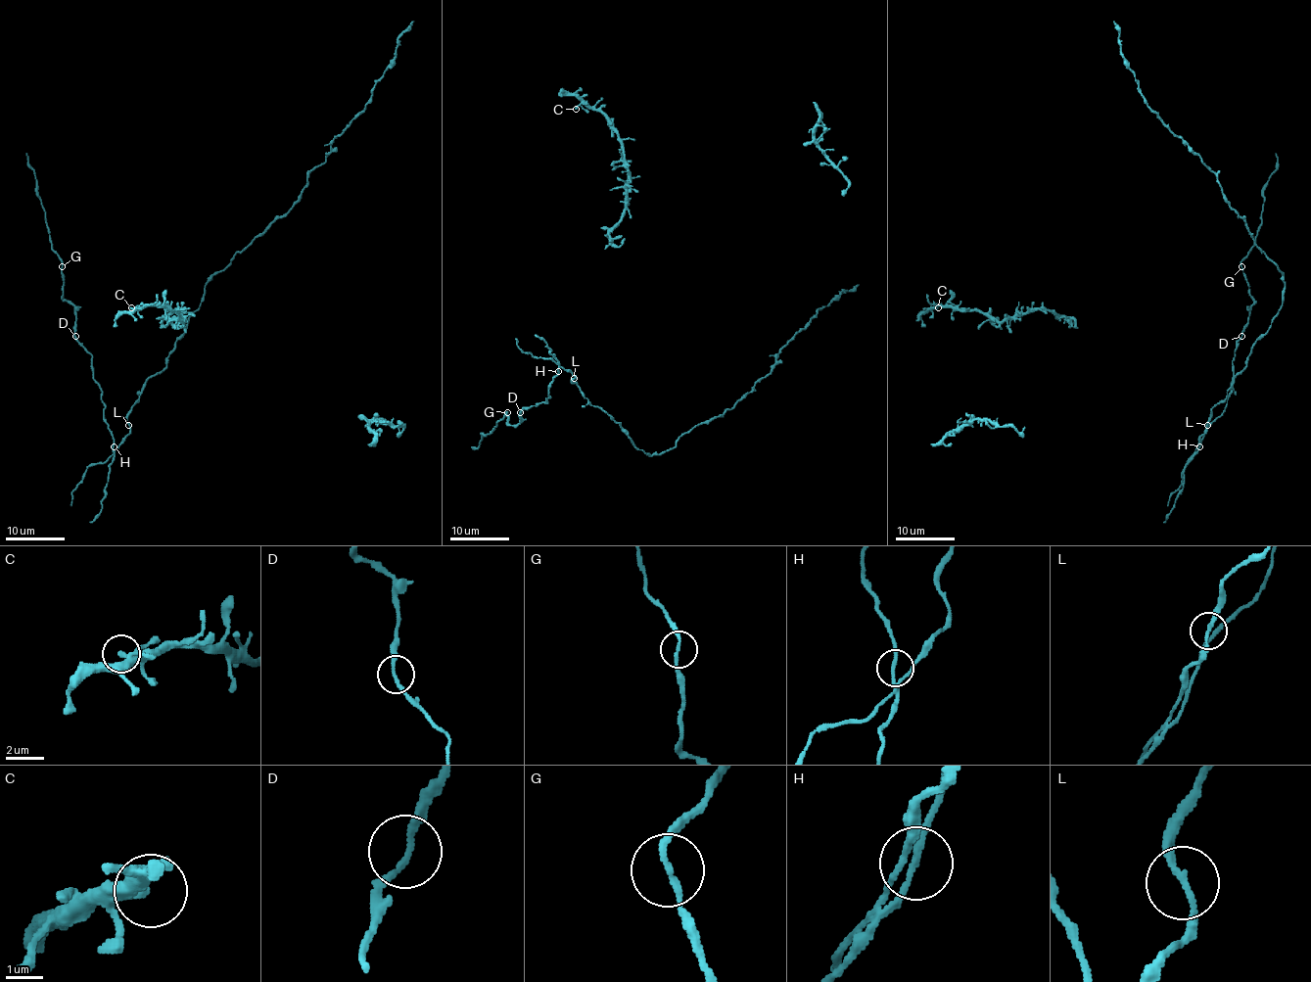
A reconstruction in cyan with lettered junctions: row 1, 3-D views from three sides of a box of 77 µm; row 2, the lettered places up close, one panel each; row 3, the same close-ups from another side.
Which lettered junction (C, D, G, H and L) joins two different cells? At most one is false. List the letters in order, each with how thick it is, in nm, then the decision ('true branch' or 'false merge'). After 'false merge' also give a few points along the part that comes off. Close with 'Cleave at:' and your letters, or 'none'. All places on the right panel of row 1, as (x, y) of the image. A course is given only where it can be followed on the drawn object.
C: 170 nm thick; true branch
D: 190 nm thick; true branch
G: 170 nm thick; true branch
H: 170 nm thick; true branch
L: 170 nm thick; true branch
Cleave at: none

